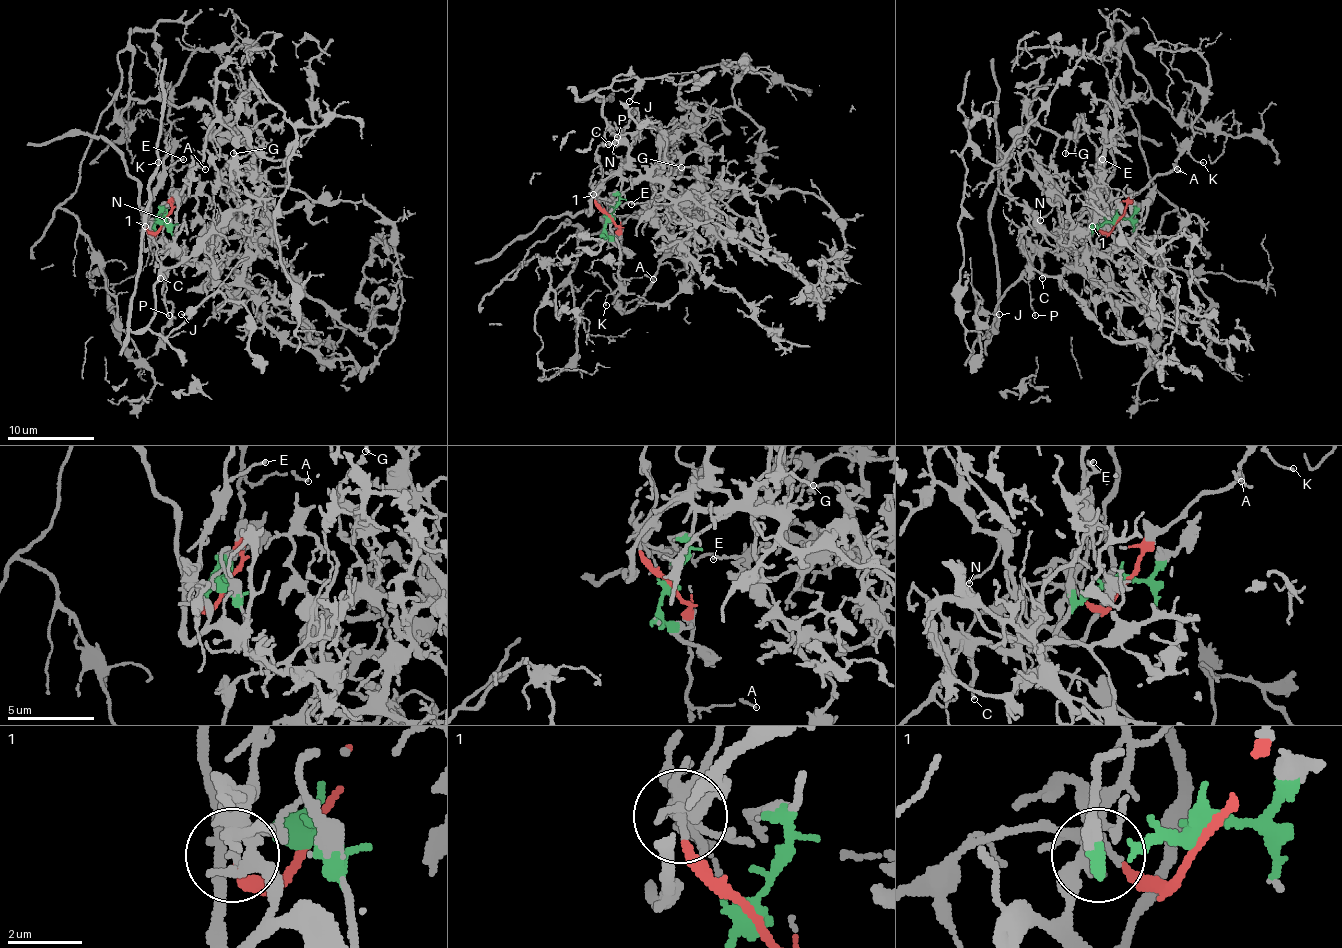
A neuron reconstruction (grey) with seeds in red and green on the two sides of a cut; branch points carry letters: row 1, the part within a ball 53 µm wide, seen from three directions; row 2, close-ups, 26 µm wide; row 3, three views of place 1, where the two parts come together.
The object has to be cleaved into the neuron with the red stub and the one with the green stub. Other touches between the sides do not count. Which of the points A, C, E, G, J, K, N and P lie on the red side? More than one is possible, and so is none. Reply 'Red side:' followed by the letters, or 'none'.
Red side: A, J, K, P

